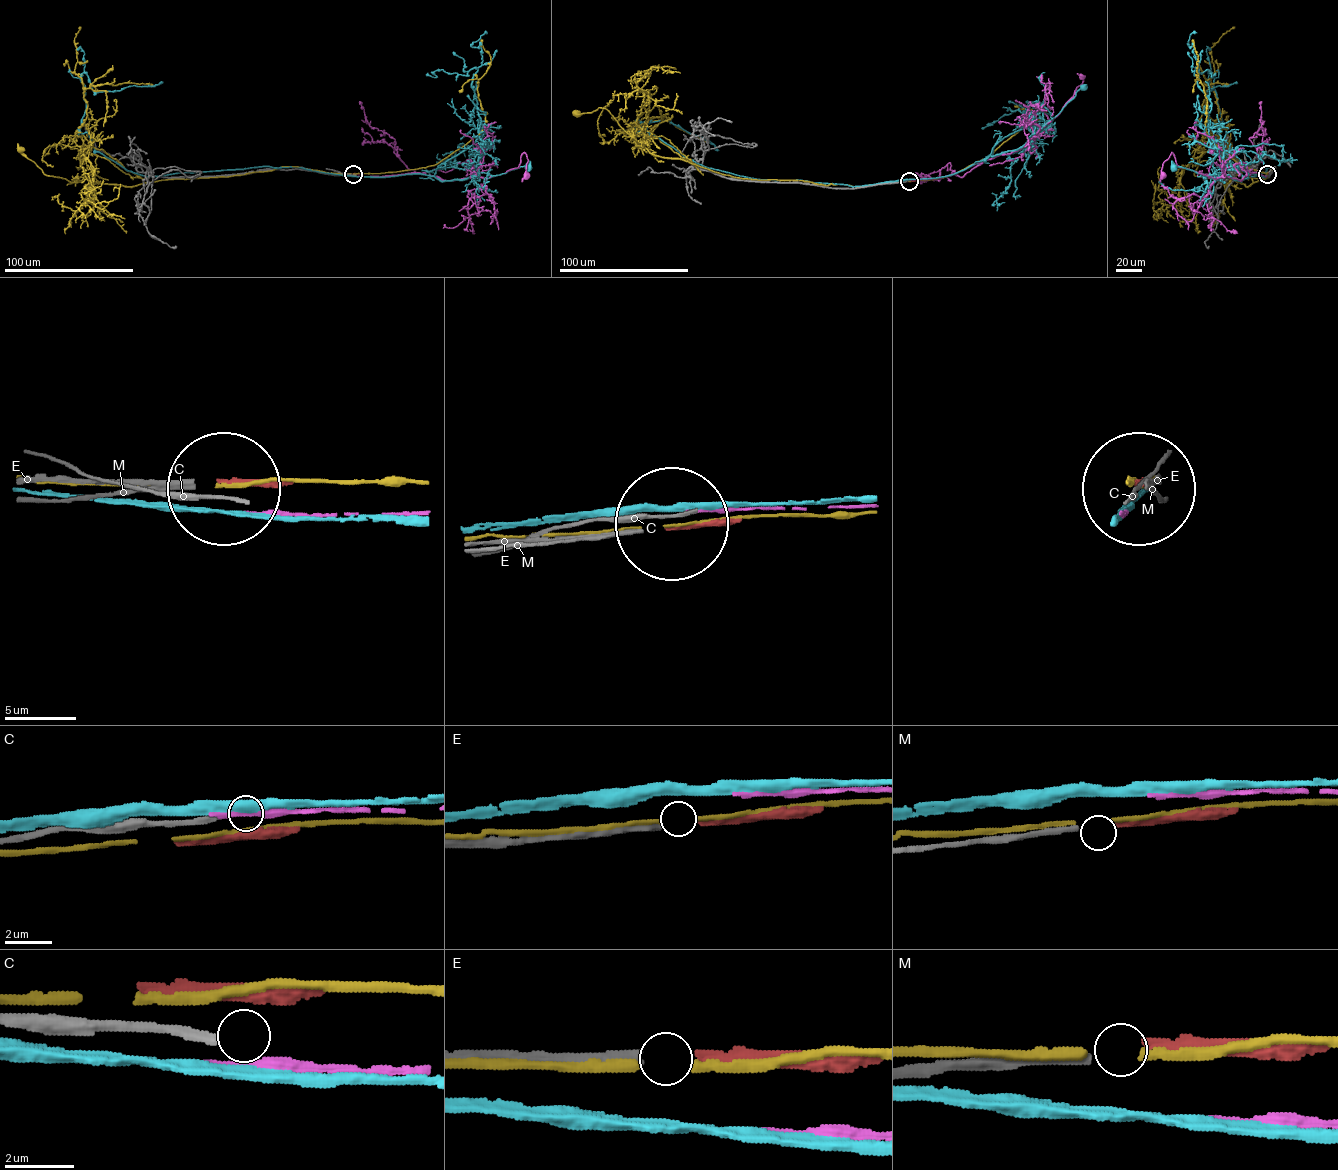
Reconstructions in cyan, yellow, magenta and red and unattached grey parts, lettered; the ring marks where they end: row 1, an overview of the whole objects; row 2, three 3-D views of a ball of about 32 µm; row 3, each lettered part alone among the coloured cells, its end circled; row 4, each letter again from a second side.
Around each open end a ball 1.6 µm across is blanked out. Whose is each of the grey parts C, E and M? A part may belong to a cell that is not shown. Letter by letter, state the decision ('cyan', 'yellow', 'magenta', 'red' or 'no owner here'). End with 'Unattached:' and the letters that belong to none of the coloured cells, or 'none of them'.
C: no owner here
E: red
M: no owner here
Unattached: C, M

